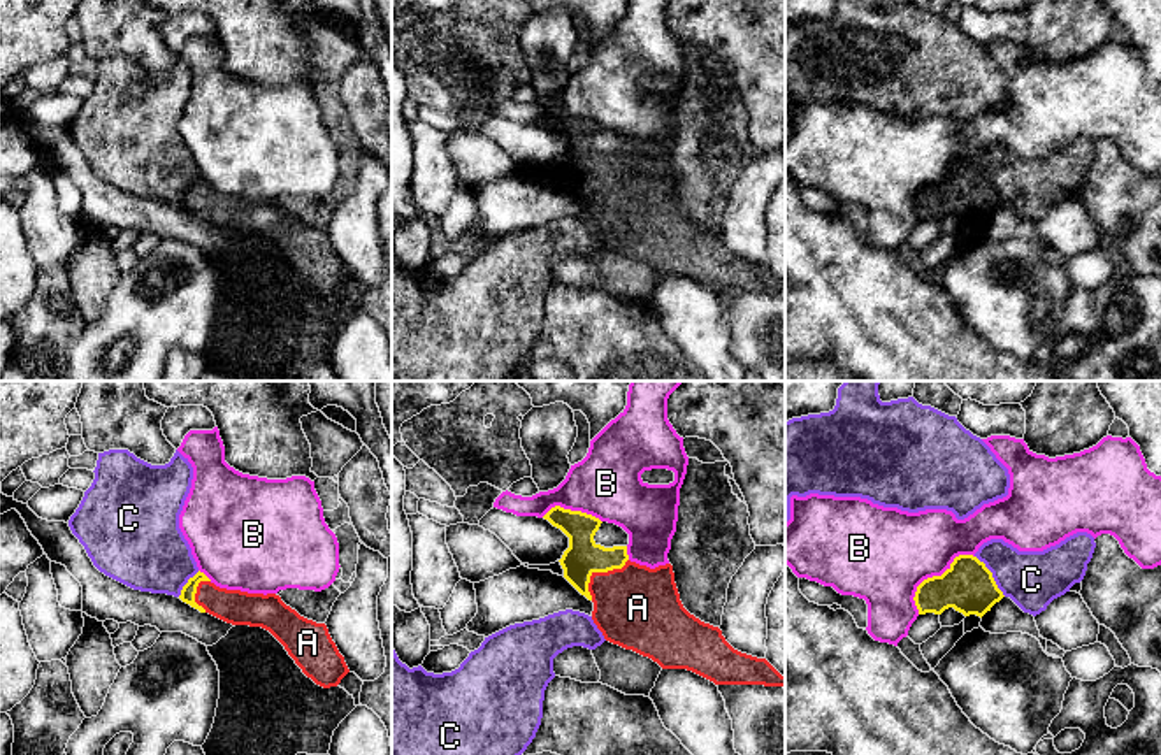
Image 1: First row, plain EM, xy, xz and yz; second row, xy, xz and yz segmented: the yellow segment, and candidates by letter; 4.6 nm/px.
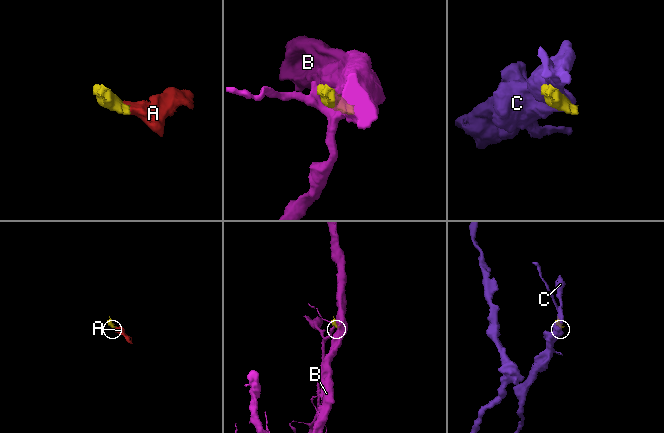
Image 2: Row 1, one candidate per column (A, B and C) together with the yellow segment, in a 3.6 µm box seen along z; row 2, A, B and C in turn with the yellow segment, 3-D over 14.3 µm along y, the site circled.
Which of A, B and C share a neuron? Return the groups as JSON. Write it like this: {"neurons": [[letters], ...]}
{"neurons": [["A"], ["B"], ["C"]]}

